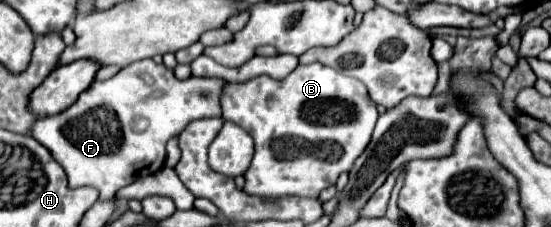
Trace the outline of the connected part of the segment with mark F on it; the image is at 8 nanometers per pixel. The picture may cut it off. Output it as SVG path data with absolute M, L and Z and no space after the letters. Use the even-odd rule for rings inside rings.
M137 60L123 70L119 70L113 78L101 80L99 90L85 90L77 98L75 104L65 108L63 112L55 116L47 116L35 122L33 126L33 138L41 142L51 156L63 166L63 170L69 174L69 188L81 188L81 186L91 186L99 190L99 198L107 200L113 198L115 192L137 178L149 176L157 172L165 164L165 144L169 138L181 134L189 120L199 120L199 118L209 118L209 116L221 116L219 108L219 96L225 80L221 78L197 78L191 76L187 80L175 78L173 70L165 68L163 64L155 64L153 60ZM145 118L147 128L135 130L135 120ZM117 120L121 124L123 140L117 150Z

